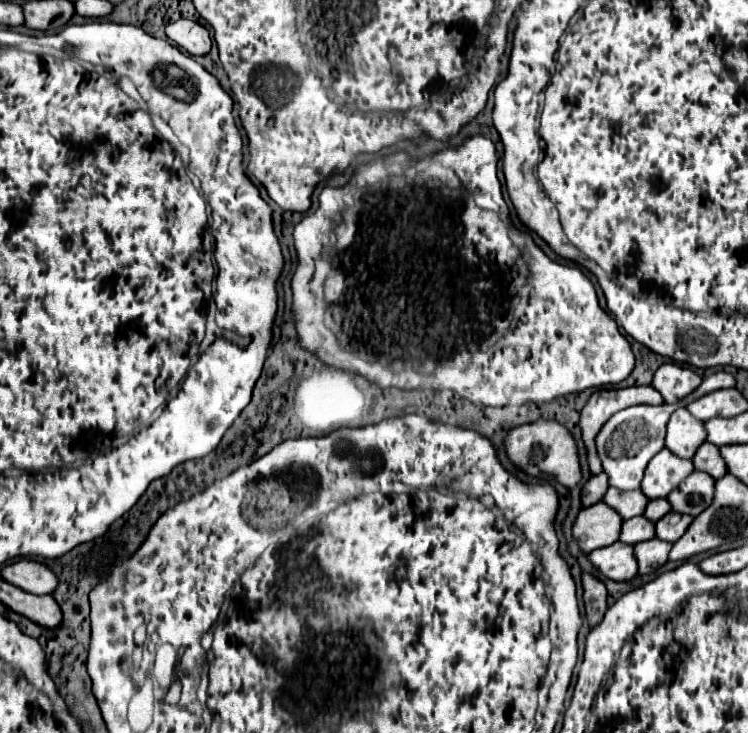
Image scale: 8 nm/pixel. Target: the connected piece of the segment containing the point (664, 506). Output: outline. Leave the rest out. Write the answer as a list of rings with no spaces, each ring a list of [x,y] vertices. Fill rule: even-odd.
[[[658,498],[658,500],[650,500],[648,502],[648,508],[644,510],[644,516],[650,520],[650,522],[656,522],[660,520],[664,514],[670,512],[670,504],[664,500],[664,498]]]

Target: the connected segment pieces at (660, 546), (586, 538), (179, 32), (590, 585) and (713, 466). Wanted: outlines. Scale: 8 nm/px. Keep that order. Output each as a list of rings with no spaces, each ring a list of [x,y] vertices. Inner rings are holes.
[[[658,538],[636,544],[634,556],[638,560],[638,574],[650,574],[656,568],[660,568],[668,558],[670,548],[672,548],[670,542],[664,542],[664,540],[658,540]]]
[[[598,502],[578,512],[572,524],[572,536],[578,548],[584,554],[590,554],[596,548],[614,544],[618,540],[620,526],[622,526],[622,518],[616,516],[616,512],[610,506]]]
[[[176,20],[166,26],[166,36],[176,42],[184,52],[192,56],[204,56],[210,52],[210,34],[204,26],[194,20]]]
[[[582,574],[582,588],[584,588],[582,598],[584,598],[584,608],[586,608],[586,620],[590,628],[594,628],[606,612],[606,588],[598,578],[590,574]]]
[[[704,442],[696,450],[692,462],[694,462],[694,468],[696,470],[708,472],[714,480],[718,480],[718,478],[722,478],[726,474],[726,464],[724,464],[724,460],[722,460],[722,456],[718,452],[718,446],[714,446],[714,444]]]

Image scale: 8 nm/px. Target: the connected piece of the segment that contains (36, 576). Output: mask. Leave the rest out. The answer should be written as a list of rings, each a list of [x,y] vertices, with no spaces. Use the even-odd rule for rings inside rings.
[[[18,560],[14,564],[4,566],[2,578],[32,594],[50,594],[58,584],[52,570],[34,560]]]

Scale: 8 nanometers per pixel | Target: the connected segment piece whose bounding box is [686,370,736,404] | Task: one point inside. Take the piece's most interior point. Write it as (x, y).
(720, 380)

